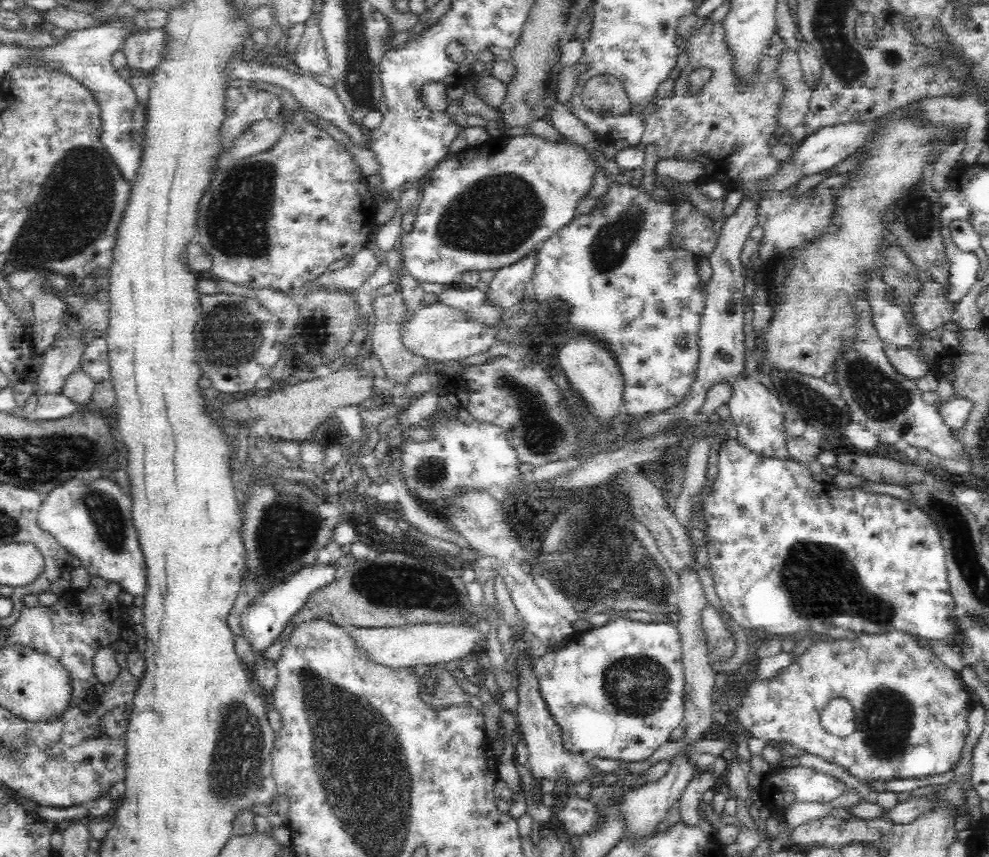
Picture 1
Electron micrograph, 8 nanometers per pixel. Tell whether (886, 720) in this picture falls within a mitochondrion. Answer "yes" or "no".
yes

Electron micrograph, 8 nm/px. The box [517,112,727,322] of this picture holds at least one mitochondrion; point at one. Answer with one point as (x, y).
(610, 245)

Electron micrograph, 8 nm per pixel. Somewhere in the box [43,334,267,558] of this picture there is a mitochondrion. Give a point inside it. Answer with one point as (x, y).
(105, 511)

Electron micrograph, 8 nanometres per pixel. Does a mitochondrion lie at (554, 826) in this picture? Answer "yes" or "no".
no

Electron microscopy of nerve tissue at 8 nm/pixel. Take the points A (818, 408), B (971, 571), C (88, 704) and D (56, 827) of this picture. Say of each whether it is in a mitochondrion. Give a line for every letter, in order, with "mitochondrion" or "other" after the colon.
A: mitochondrion
B: mitochondrion
C: mitochondrion
D: other

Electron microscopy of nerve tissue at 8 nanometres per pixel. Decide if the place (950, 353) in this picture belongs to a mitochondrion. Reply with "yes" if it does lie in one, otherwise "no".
no

